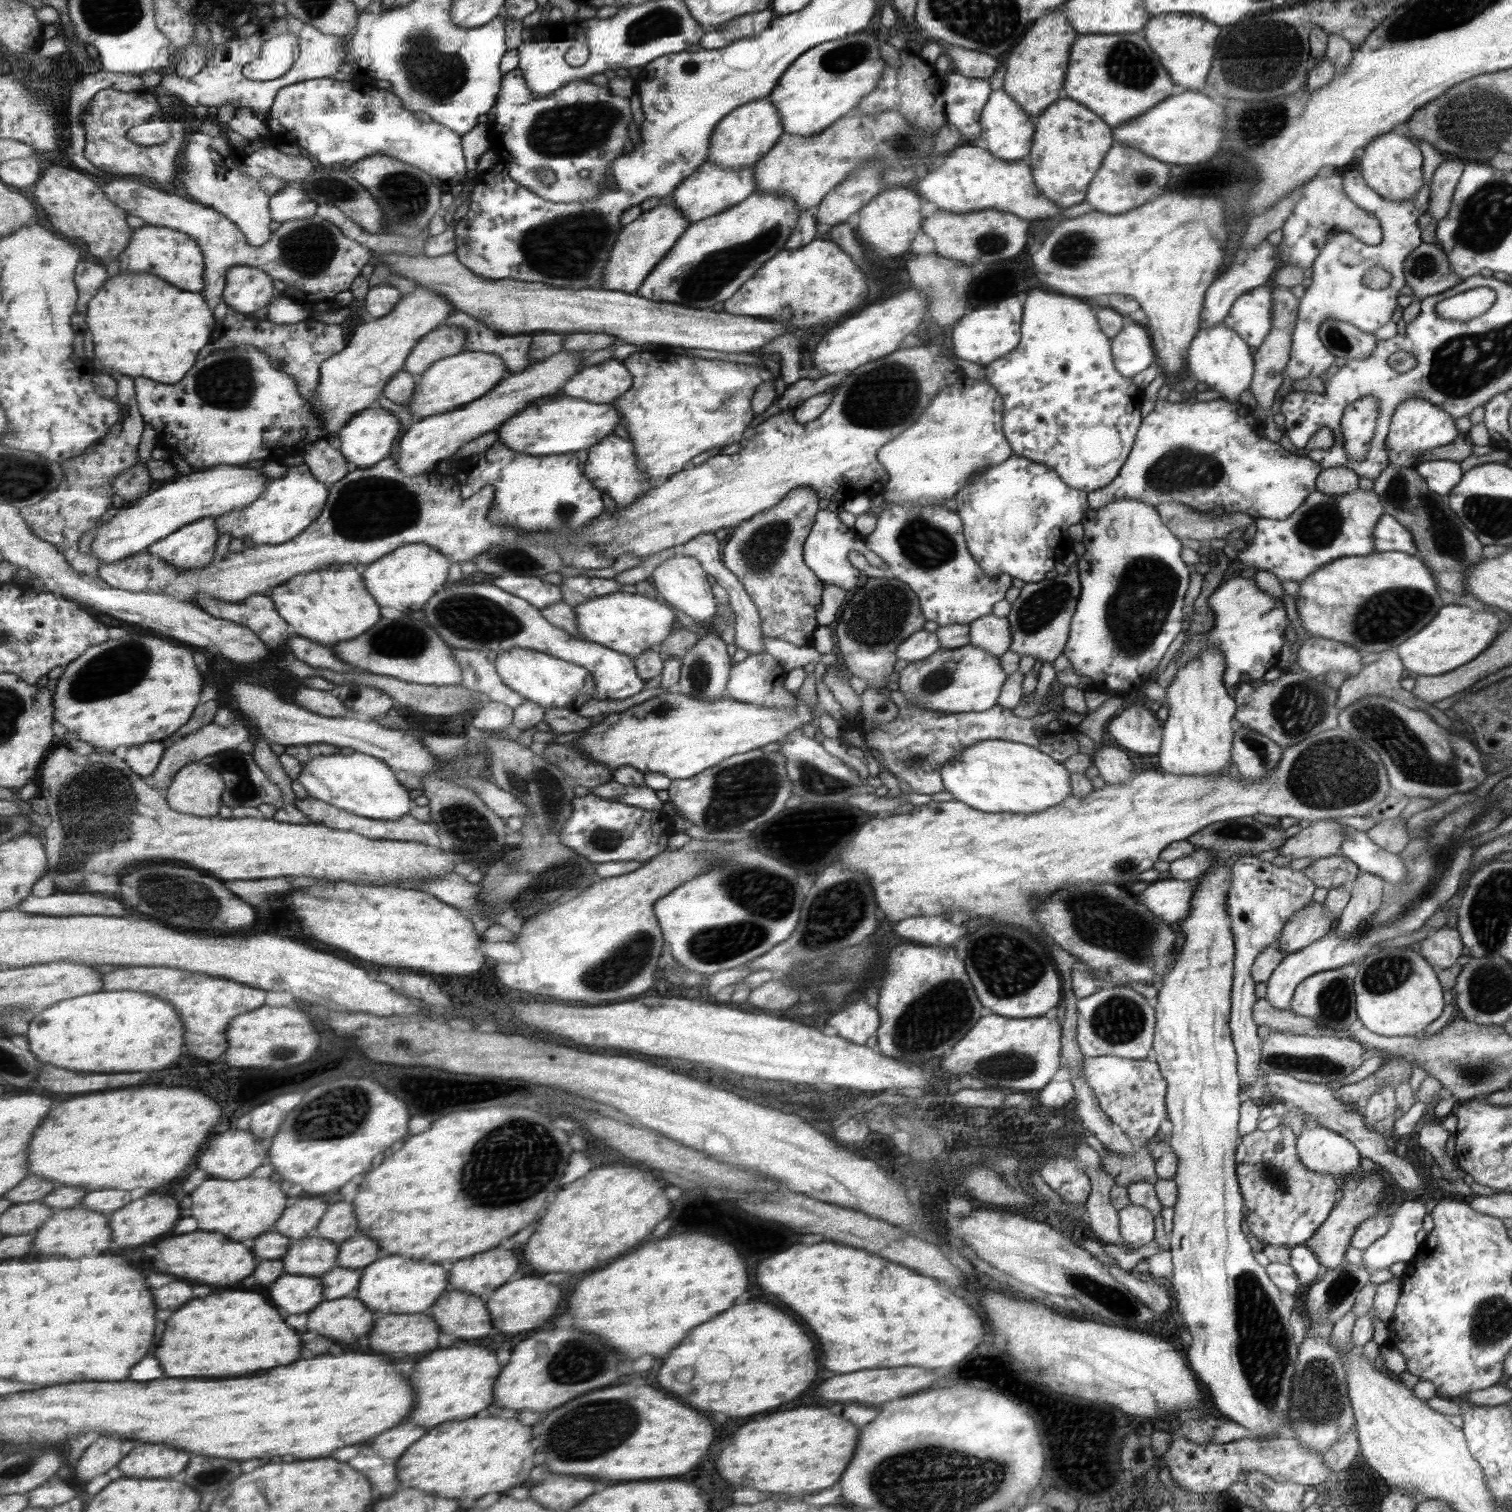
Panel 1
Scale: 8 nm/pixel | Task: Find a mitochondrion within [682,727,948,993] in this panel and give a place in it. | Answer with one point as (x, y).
(738, 791)

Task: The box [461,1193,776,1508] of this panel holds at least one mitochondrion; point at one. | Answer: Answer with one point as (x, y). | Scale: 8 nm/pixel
(578, 1433)

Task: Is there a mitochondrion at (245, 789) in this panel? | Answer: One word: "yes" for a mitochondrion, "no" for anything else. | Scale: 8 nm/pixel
yes

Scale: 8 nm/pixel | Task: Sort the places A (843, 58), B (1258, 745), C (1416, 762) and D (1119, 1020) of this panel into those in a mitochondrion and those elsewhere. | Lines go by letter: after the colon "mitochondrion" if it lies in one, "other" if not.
A: mitochondrion
B: mitochondrion
C: mitochondrion
D: mitochondrion

